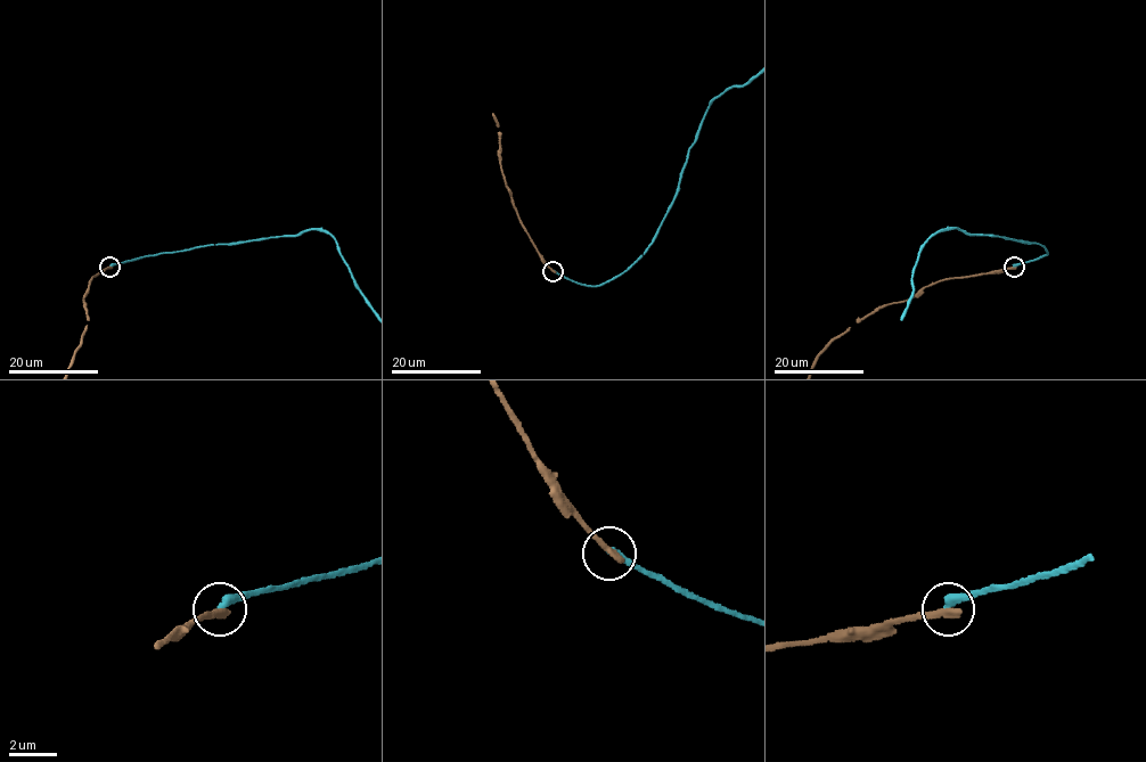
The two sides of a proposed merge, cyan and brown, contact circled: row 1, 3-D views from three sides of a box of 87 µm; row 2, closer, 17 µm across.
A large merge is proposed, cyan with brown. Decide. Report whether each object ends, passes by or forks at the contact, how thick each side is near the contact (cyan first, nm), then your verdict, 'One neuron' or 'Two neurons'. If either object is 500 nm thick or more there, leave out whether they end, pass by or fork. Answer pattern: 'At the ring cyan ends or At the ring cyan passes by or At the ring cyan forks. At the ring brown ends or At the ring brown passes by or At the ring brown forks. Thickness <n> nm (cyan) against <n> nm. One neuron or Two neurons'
At the ring cyan ends. At the ring brown ends. Thickness 320 nm (cyan) against 360 nm. Two neurons

